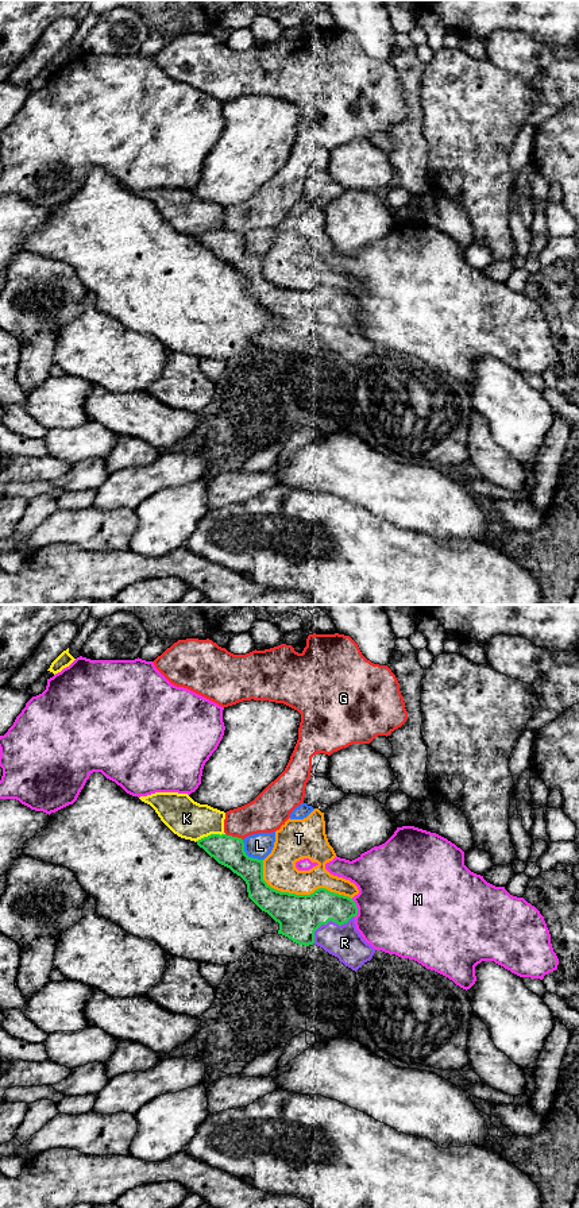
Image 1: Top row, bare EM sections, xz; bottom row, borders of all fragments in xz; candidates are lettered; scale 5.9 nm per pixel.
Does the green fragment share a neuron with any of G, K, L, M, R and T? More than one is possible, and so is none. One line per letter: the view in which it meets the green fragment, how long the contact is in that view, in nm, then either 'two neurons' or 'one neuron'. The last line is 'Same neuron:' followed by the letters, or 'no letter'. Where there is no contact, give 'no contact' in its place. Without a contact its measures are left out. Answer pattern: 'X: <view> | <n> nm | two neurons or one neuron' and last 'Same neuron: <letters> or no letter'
G: xz | 110 nm | two neurons
K: xz | 190 nm | two neurons
L: xz | 180 nm | two neurons
M: xz | 110 nm | two neurons
R: xz | 280 nm | one neuron
T: xz | 600 nm | two neurons
Same neuron: R

